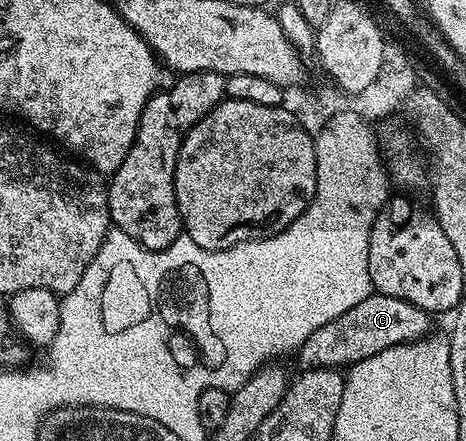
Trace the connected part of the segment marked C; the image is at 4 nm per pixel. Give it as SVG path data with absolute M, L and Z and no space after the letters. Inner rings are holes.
M378 293L364 294L363 298L357 301L357 305L353 305L348 311L333 317L333 321L321 325L313 333L307 335L305 342L297 348L300 363L298 366L303 369L308 367L350 368L354 364L365 361L365 357L373 357L381 353L381 349L389 349L393 345L402 343L415 343L418 339L424 338L432 330L431 319L432 316L428 312L409 301L401 301L397 297Z

